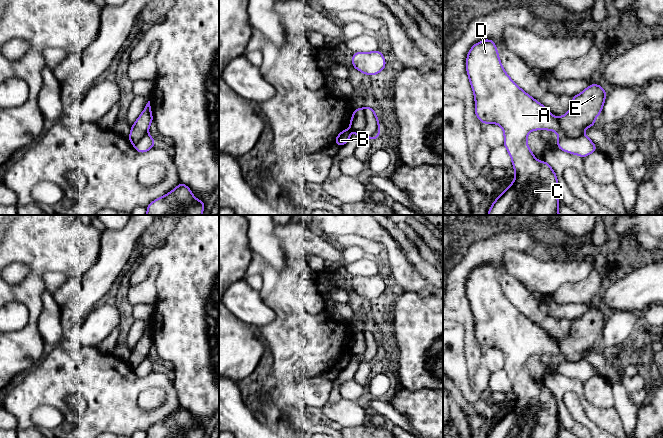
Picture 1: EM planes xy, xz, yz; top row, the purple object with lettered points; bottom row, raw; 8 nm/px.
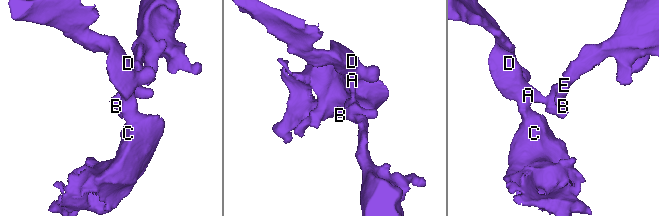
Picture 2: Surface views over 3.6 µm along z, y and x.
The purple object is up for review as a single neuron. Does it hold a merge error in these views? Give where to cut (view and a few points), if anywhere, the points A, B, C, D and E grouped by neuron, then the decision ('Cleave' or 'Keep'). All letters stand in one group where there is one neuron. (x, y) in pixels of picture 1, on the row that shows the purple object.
Split along yz (557, 118), (560, 128), (566, 135), (580, 136), (582, 134). Groups: A C D / B E. Cleave

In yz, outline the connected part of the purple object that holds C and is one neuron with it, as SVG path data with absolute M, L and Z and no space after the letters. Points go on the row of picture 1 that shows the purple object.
M485 39L473 45L466 58L466 70L475 98L475 115L485 124L498 124L504 132L503 146L507 149L515 171L515 179L510 186L500 194L491 205L487 215L560 215L558 211L558 180L555 171L547 160L539 162L527 144L527 136L532 130L550 130L558 133L557 148L582 158L597 151L596 145L589 137L582 134L580 137L568 137L559 125L558 118L553 116L541 103L524 92L505 72L496 48L491 39Z

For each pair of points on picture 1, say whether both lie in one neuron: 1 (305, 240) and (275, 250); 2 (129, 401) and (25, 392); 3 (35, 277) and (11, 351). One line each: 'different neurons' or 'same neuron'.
1: different neurons
2: same neuron
3: same neuron

